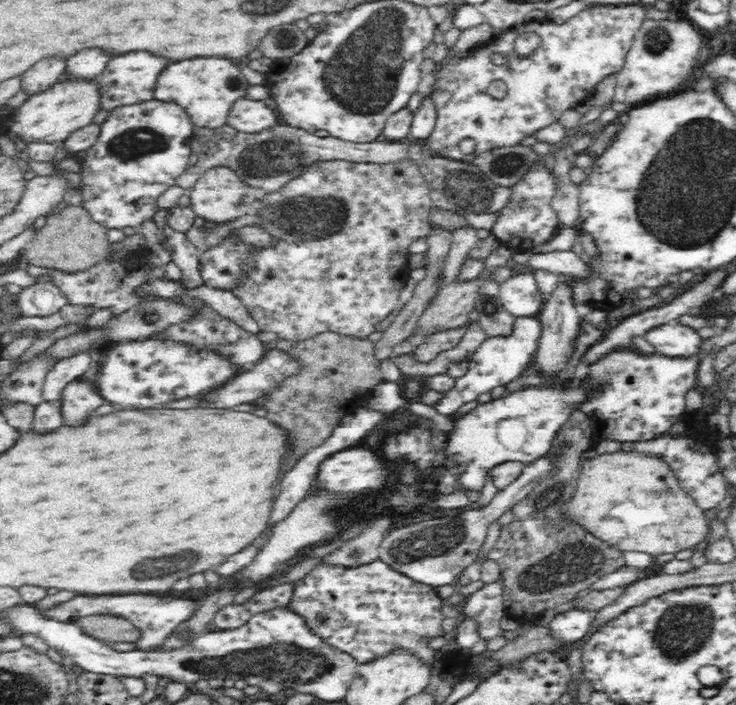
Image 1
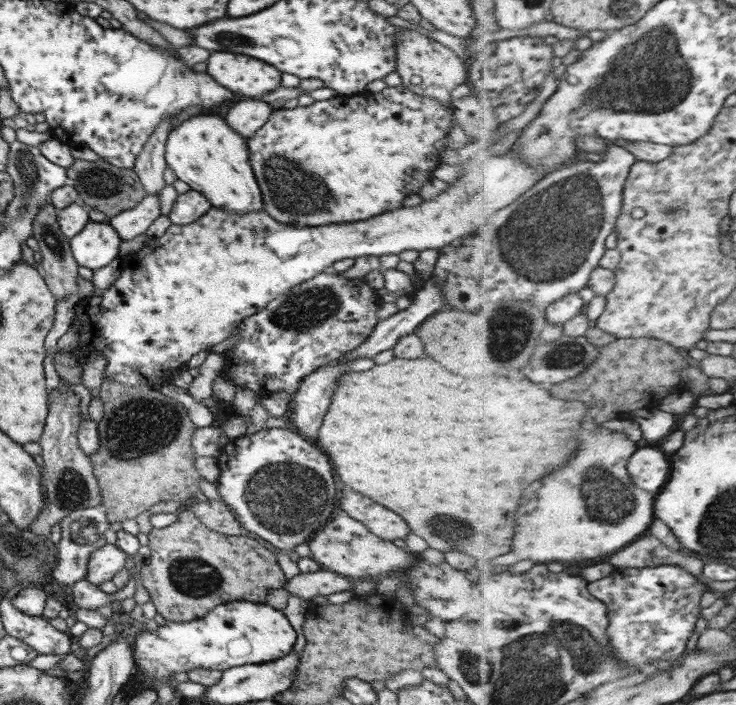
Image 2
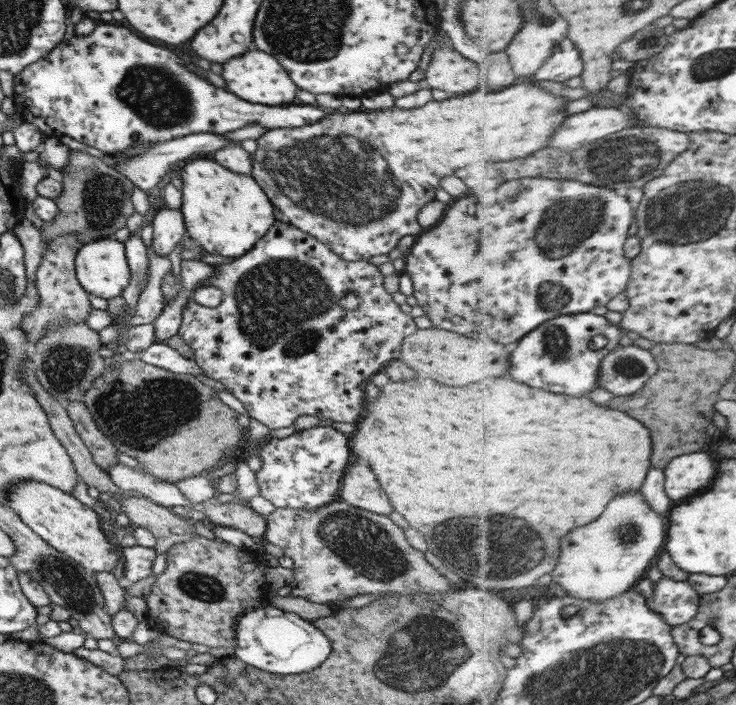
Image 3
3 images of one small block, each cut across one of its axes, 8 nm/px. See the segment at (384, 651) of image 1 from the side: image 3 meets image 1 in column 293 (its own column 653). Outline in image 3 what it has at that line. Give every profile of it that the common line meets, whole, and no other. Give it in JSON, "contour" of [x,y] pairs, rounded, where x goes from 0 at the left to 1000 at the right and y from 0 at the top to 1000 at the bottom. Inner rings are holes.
{"contour":[[[908,817],[891,827],[891,845],[880,848],[880,858],[899,870],[916,891],[940,882],[950,872],[952,855],[954,844],[936,824]]]}

